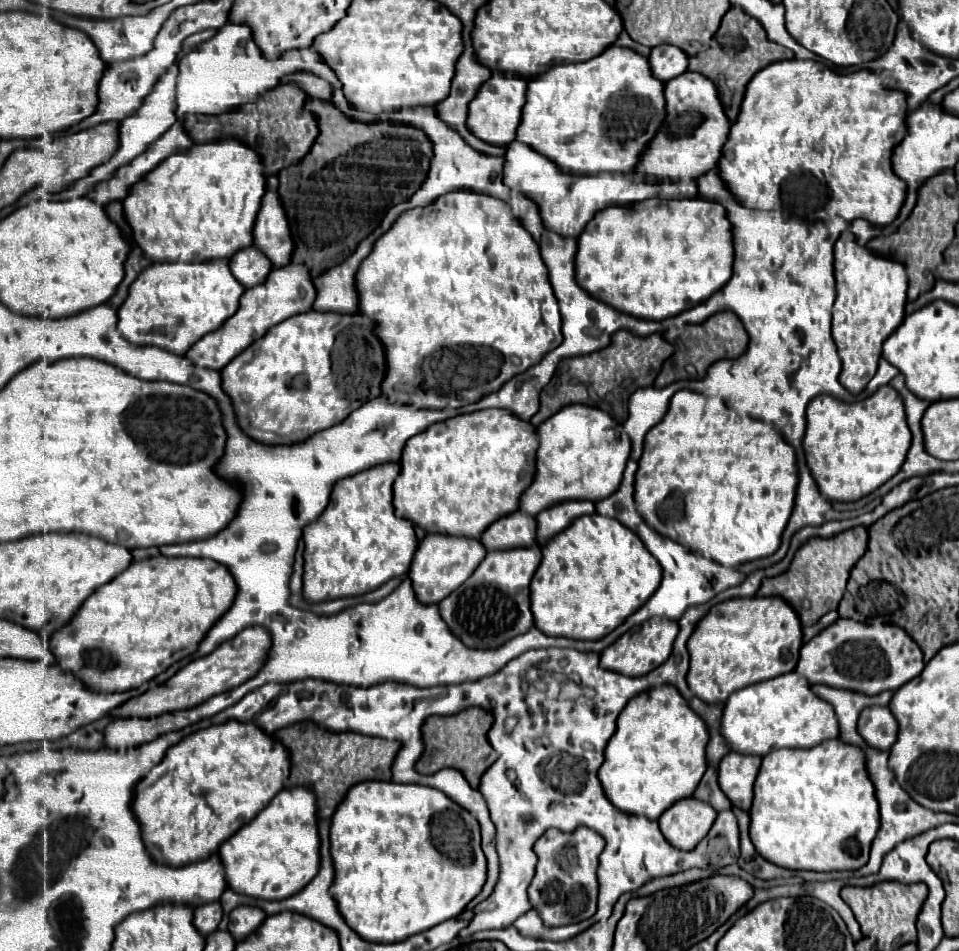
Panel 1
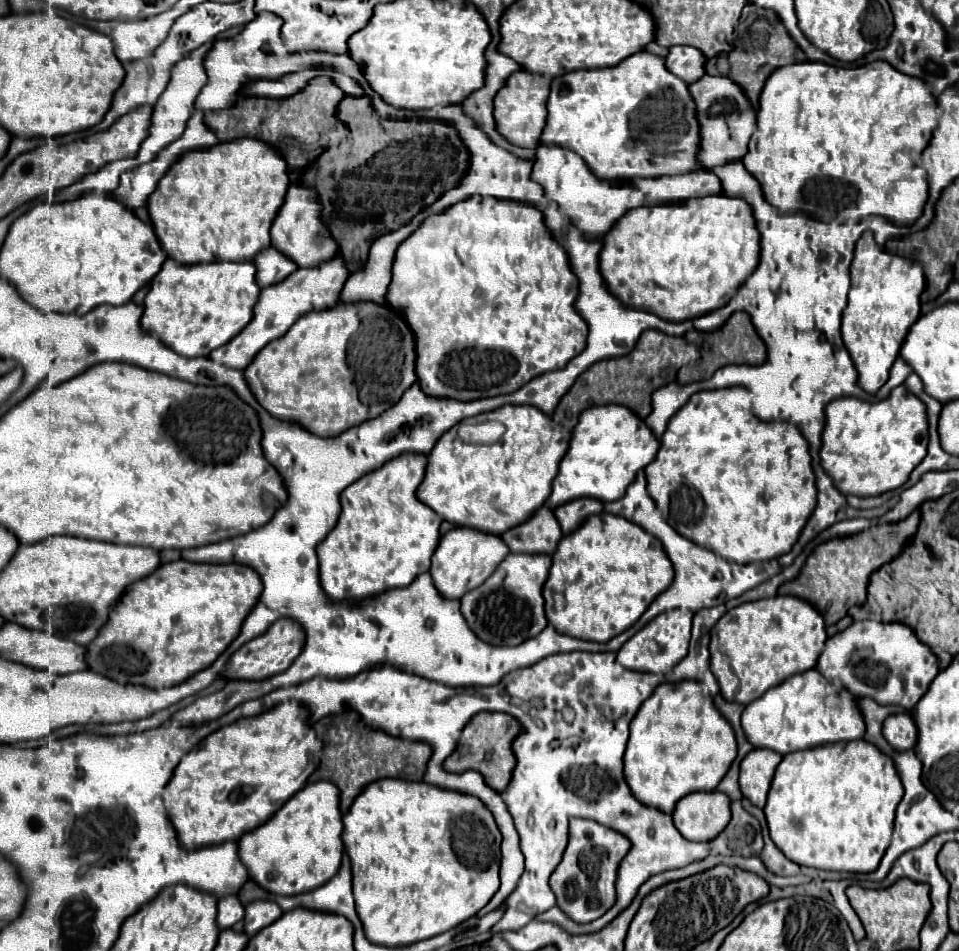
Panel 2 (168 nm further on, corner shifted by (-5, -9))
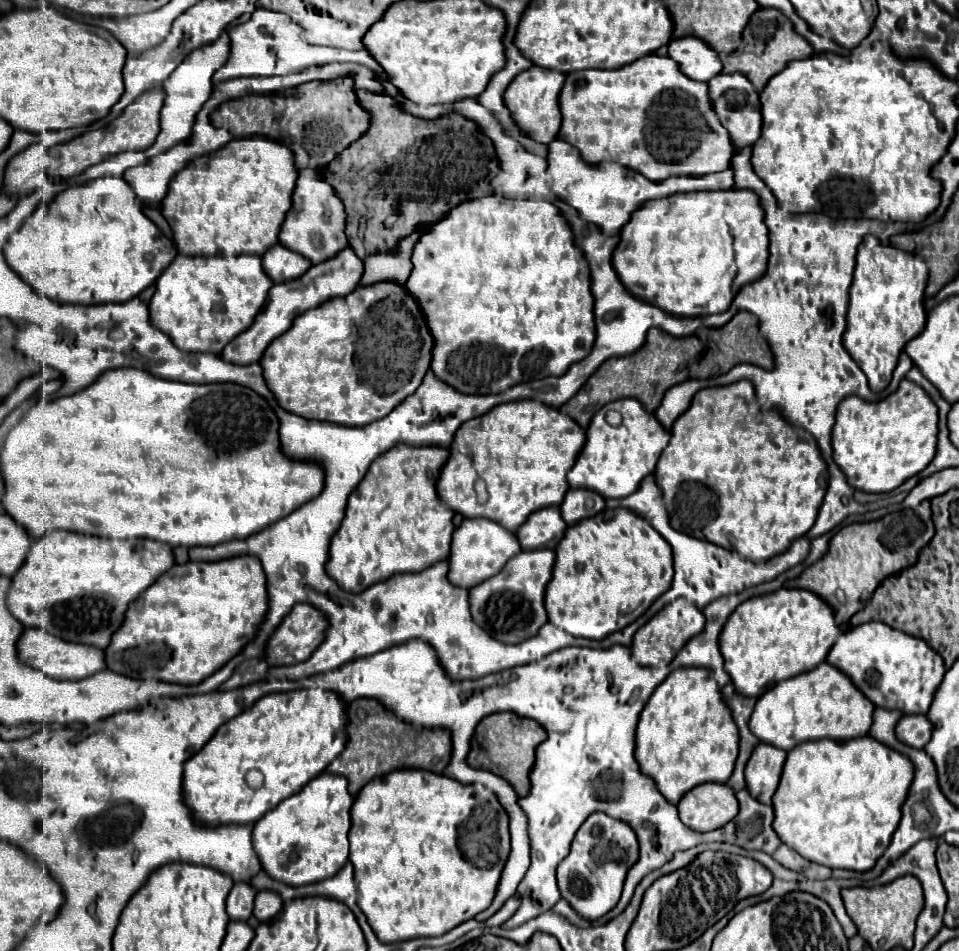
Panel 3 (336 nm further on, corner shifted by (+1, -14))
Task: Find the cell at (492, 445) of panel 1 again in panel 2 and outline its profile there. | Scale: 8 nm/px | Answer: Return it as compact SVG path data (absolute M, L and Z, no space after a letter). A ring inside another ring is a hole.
M503 405L491 413L471 417L465 423L483 423L483 421L501 421L505 423L507 431L499 441L491 445L465 443L457 435L457 427L445 431L435 443L435 449L427 453L427 471L423 483L417 487L417 499L423 505L429 505L443 521L455 527L471 527L483 533L501 535L503 531L527 521L547 501L551 493L551 481L557 475L557 467L567 451L571 433L569 429L555 423L549 415L529 405Z

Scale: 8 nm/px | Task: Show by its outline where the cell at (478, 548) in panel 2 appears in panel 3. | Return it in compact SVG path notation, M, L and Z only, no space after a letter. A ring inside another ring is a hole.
M463 520L463 524L453 534L451 556L449 556L449 580L461 588L473 588L483 580L495 576L509 558L521 552L517 544L517 536L513 532L505 532L501 524L493 524L493 520Z

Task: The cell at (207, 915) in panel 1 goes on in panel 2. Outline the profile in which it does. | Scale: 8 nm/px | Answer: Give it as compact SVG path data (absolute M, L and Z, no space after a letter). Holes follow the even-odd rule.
M235 895L231 897L225 897L225 899L219 899L217 903L217 927L219 929L229 929L231 925L235 925L237 921L243 919L243 913L245 909L241 907L239 899Z

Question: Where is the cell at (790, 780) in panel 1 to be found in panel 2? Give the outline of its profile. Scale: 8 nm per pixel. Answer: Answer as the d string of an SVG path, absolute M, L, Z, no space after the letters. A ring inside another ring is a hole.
M859 739L851 743L817 747L815 751L797 751L795 755L785 755L775 769L767 805L763 811L773 843L793 863L825 871L871 873L879 867L879 861L889 847L895 807L901 797L903 785L893 767L893 761L871 743Z

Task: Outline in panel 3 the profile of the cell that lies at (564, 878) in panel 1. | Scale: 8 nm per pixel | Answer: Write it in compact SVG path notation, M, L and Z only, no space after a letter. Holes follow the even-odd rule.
M593 812L577 830L569 856L557 868L557 880L563 898L569 900L581 916L591 920L599 918L619 902L627 870L639 860L639 842L635 836L633 846L633 836L635 830L627 822L615 820L605 812Z

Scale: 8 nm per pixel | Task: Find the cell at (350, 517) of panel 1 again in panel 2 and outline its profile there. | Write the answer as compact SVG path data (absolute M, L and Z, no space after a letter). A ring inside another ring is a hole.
M405 453L363 475L343 491L339 521L317 545L321 587L333 601L357 601L385 589L407 587L415 577L429 571L441 519L415 497L425 465L425 455Z

